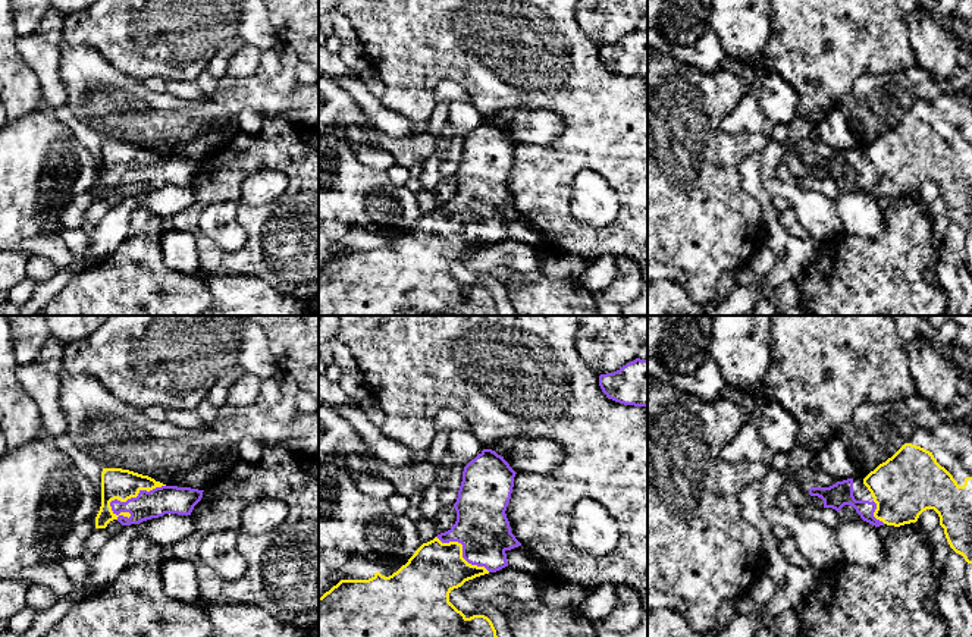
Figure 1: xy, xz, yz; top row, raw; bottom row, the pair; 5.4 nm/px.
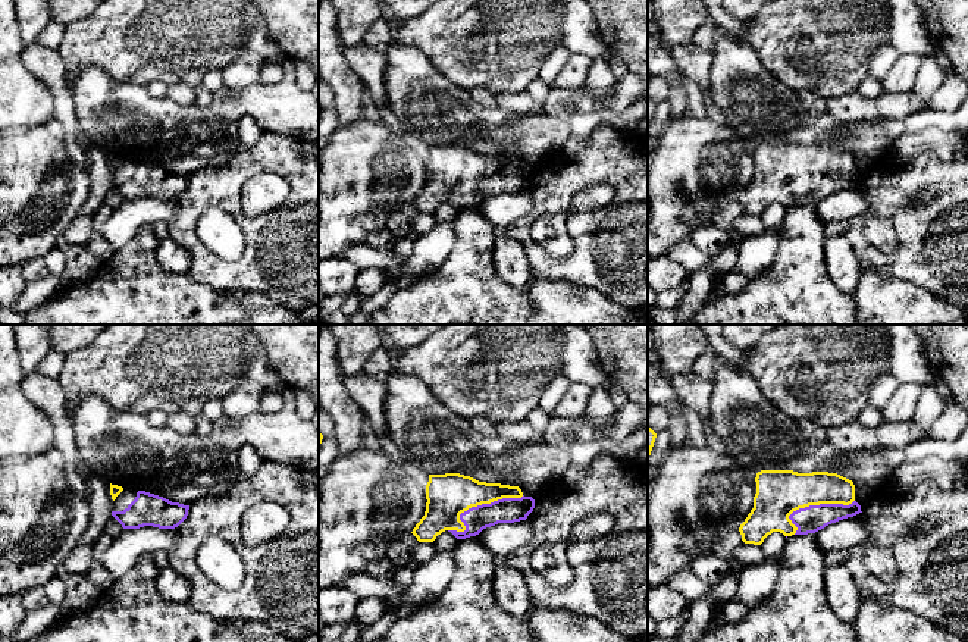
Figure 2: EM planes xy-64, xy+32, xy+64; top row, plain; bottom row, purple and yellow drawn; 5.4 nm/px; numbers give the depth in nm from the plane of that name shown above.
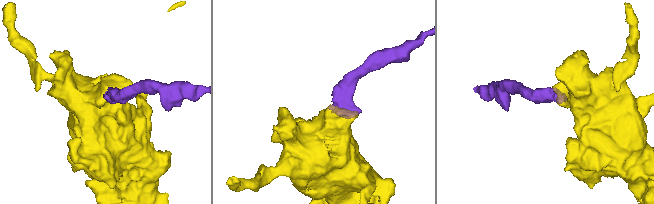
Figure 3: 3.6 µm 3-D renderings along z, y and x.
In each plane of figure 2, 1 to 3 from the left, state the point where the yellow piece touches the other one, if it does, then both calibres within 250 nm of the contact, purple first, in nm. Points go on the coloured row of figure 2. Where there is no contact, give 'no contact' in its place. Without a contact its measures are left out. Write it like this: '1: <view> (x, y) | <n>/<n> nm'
1: no contact
2: xy+32 (478, 506) | 140/240 nm
3: xy+64 (813, 506) | 150/260 nm

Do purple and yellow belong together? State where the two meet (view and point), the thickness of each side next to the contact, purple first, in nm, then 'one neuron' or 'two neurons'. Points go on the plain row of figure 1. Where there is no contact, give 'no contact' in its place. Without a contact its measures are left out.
xy (134, 169) | 160/170 nm | one neuron

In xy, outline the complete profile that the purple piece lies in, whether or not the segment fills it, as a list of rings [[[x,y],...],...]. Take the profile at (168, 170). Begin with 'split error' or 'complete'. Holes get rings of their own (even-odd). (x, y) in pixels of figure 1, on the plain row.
split error; [[[103,139],[101,178],[95,188],[95,200],[106,200],[113,191],[131,197],[164,185],[191,186],[203,163],[166,157],[129,141]]]

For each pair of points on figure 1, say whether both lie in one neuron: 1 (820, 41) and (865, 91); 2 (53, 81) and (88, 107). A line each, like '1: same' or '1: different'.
1: different
2: different

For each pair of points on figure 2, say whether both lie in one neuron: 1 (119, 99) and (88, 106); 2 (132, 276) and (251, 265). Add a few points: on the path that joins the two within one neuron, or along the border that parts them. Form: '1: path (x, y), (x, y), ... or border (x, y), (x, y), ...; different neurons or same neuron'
1: path (112, 105), (96, 106); same neuron
2: border (185, 275), (210, 285), (216, 291); different neurons

